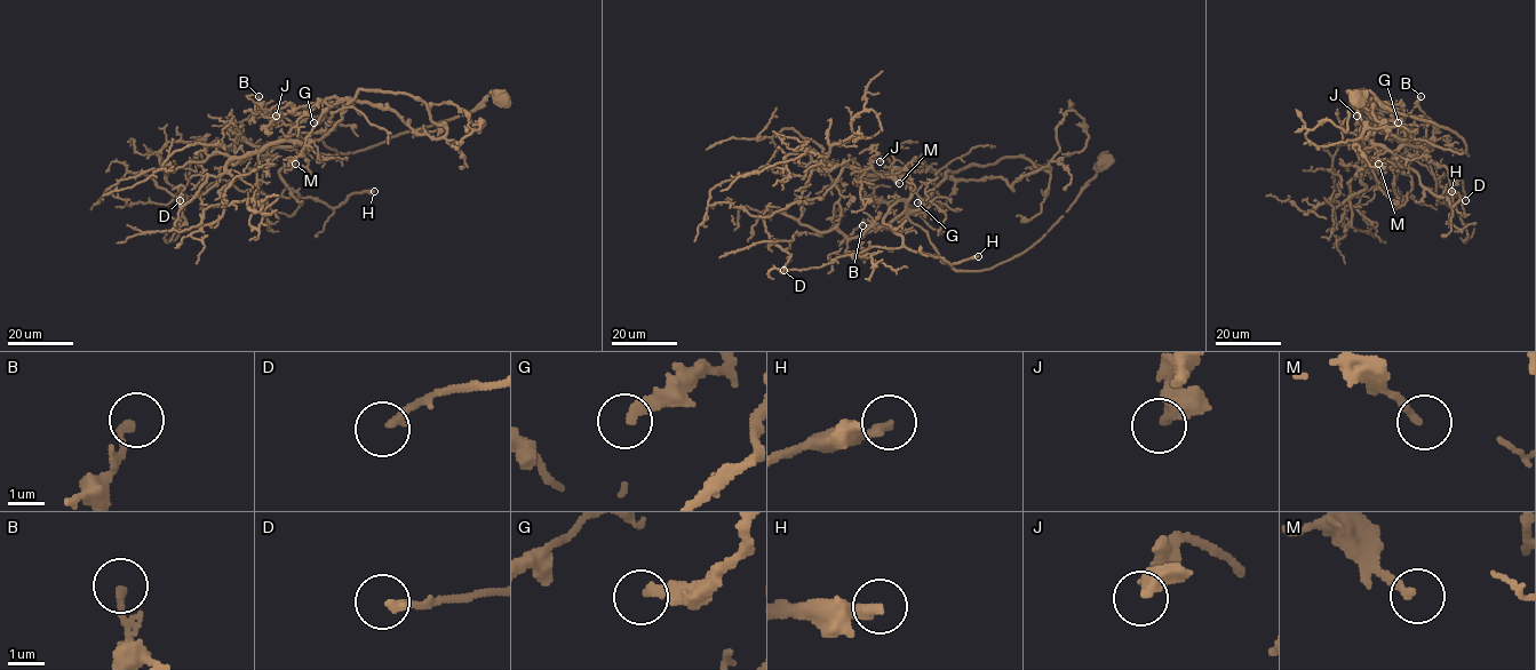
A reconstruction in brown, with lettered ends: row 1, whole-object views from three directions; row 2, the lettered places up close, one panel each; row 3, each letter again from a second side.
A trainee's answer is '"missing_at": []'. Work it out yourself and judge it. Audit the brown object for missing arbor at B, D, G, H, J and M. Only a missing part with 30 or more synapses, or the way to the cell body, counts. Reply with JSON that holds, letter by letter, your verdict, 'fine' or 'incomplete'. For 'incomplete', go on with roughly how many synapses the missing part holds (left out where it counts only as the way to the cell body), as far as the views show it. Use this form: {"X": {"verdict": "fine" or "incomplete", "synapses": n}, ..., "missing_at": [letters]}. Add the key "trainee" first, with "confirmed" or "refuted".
{"trainee": "refuted", "B": {"verdict": "fine"}, "D": {"verdict": "fine"}, "G": {"verdict": "fine"}, "H": {"verdict": "incomplete", "synapses": 80}, "J": {"verdict": "fine"}, "M": {"verdict": "fine"}, "missing_at": ["H"]}

